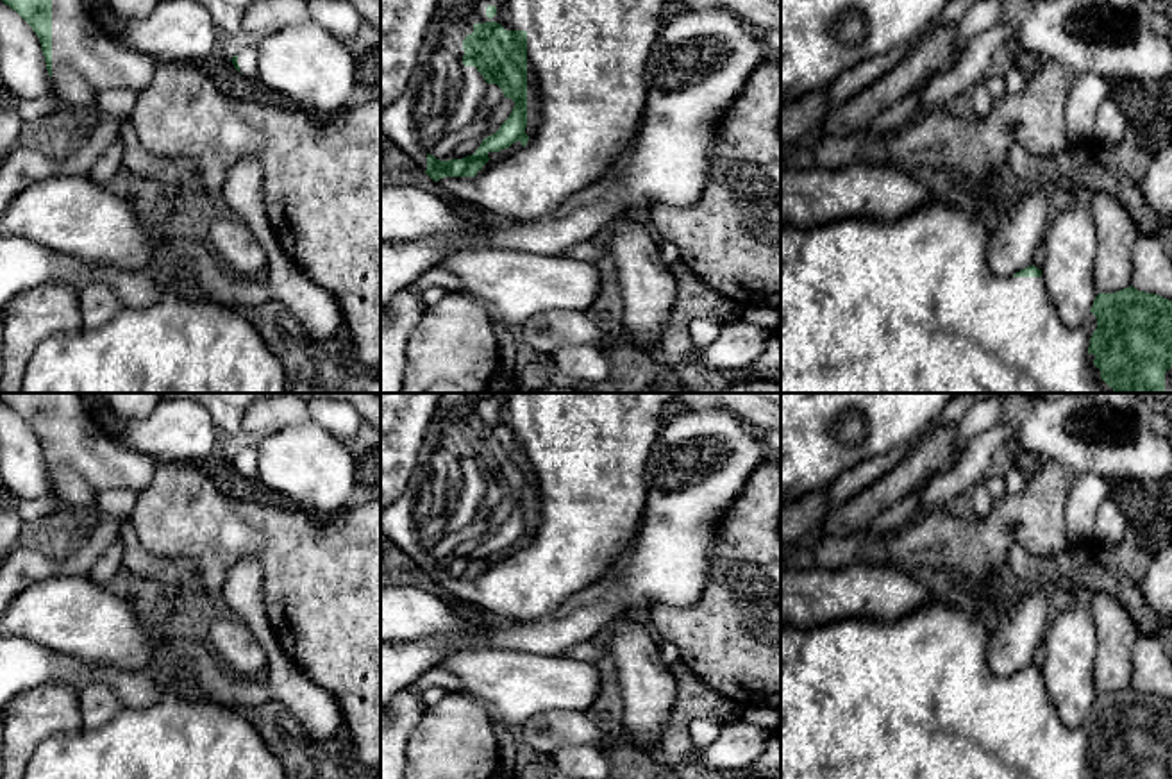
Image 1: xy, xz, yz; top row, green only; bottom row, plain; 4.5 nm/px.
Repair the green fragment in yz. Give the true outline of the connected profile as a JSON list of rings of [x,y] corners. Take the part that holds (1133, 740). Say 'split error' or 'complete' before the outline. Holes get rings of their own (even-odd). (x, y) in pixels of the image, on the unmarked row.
split error; [[[938,597],[897,618],[843,618],[813,629],[781,625],[781,779],[1172,779],[1172,700],[1129,686],[1099,693],[1077,727],[1068,727],[1047,695],[1042,670],[1027,666],[1011,677],[997,677],[988,665],[993,629],[986,620]]]

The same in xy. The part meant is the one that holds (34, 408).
split error; [[[0,393],[0,400],[39,438],[52,479],[63,468],[75,470],[96,495],[109,490],[141,493],[152,482],[157,461],[105,434],[80,393]]]

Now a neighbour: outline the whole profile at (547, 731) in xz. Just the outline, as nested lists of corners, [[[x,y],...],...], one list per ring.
[[[547,709],[518,729],[525,752],[550,754],[563,747],[602,747],[606,733],[579,709]]]

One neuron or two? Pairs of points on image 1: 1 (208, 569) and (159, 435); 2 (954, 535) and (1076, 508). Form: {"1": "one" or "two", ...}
{"1": "two", "2": "two"}

